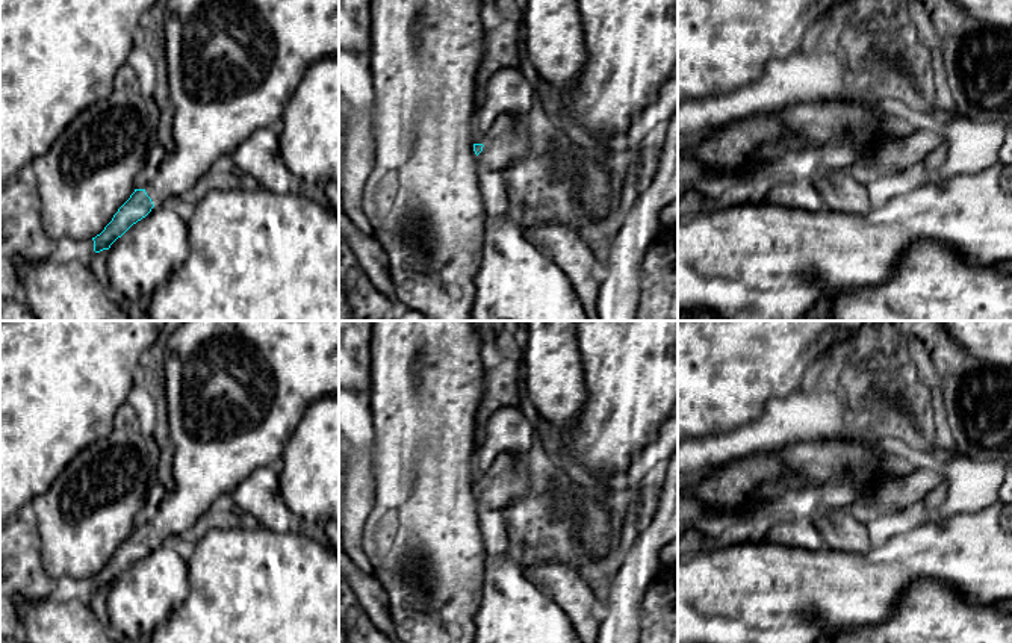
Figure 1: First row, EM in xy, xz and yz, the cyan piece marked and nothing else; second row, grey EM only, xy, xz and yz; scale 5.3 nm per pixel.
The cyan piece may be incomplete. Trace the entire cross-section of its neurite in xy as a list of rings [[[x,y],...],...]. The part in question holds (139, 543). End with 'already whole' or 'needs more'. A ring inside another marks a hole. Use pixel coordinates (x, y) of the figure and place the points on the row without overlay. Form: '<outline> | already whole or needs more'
[[[186,321],[168,339],[165,346],[165,360],[160,368],[160,402],[163,437],[174,446],[174,489],[154,508],[153,517],[145,528],[135,528],[130,537],[118,548],[104,569],[92,576],[94,590],[109,589],[133,563],[145,557],[154,545],[160,545],[171,536],[180,536],[189,530],[197,519],[215,507],[219,496],[233,493],[233,490],[256,469],[262,466],[275,466],[300,425],[304,412],[318,399],[333,396],[339,398],[339,321]]] | needs more

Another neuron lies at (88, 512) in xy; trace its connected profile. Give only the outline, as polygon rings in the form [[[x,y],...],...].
[[[126,401],[120,405],[109,436],[82,449],[57,475],[50,489],[32,501],[38,519],[41,540],[41,563],[50,578],[83,579],[100,573],[118,548],[135,531],[135,517],[147,505],[150,486],[156,481],[159,464],[159,436],[145,436],[136,412]]]

